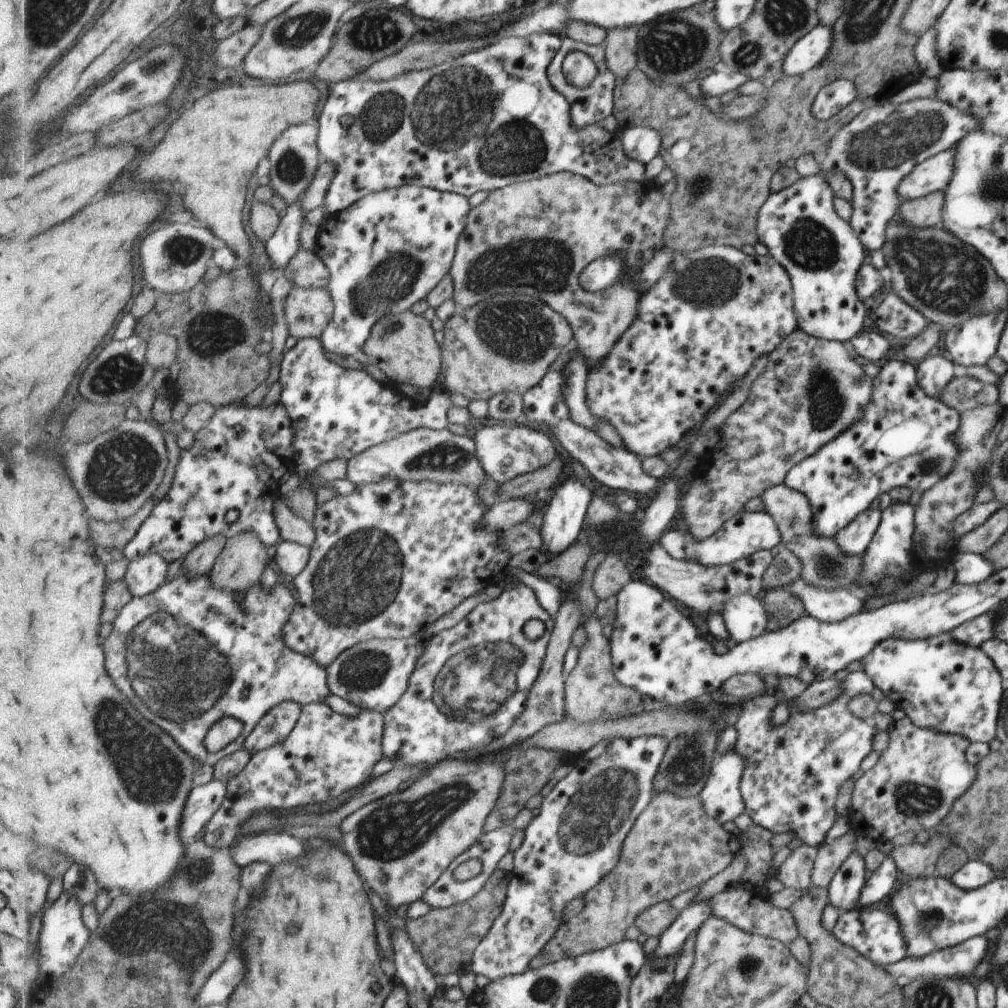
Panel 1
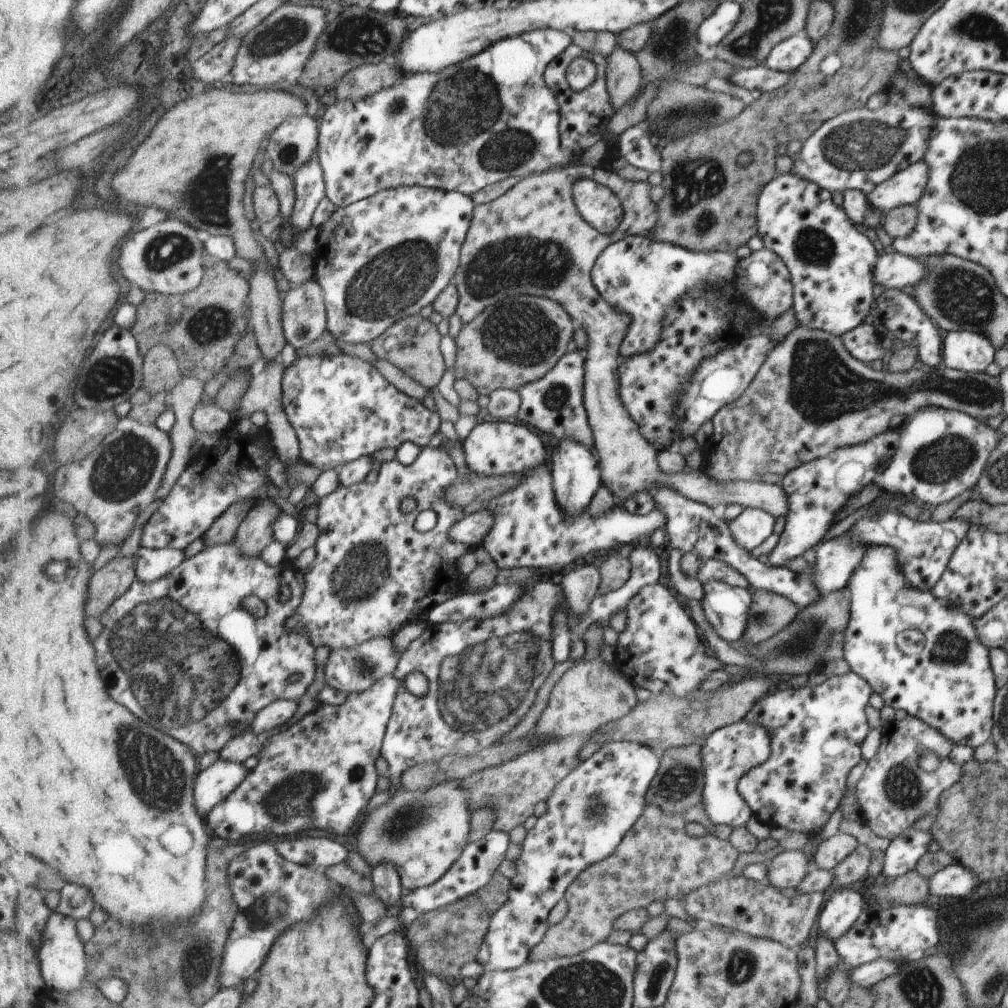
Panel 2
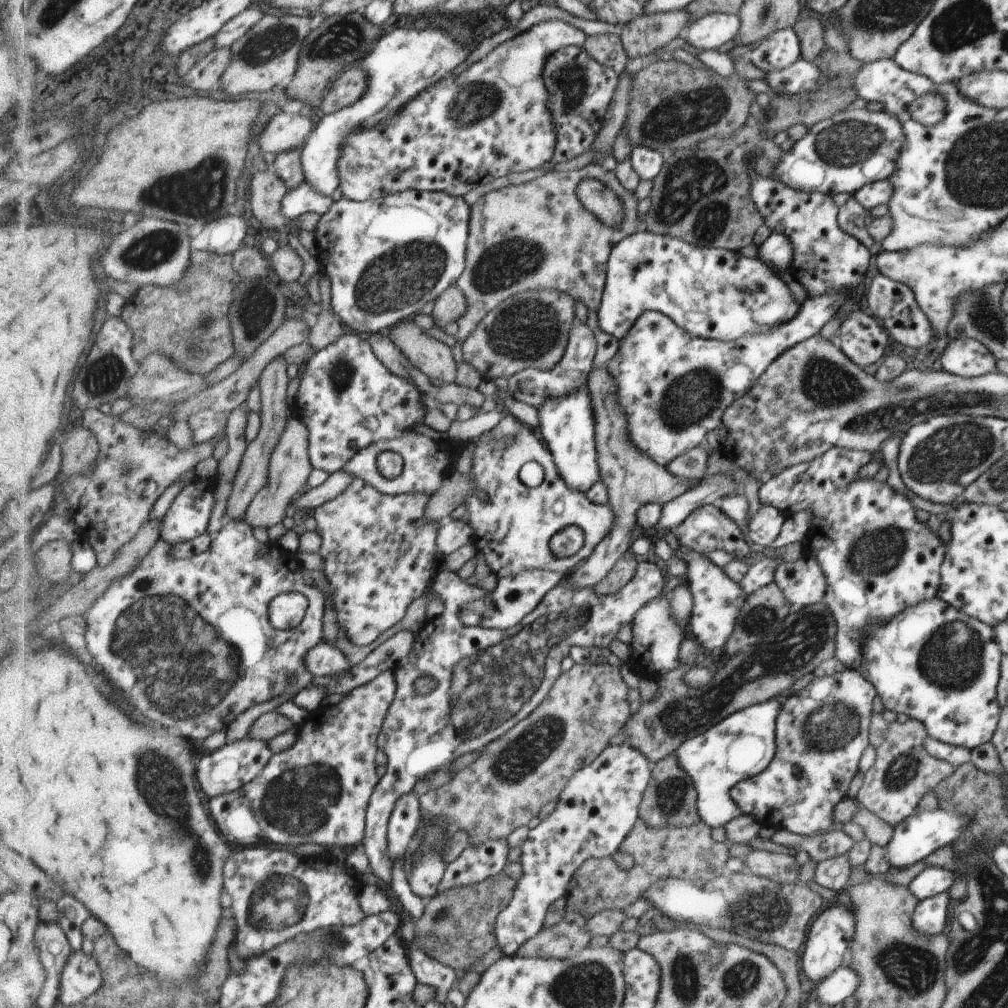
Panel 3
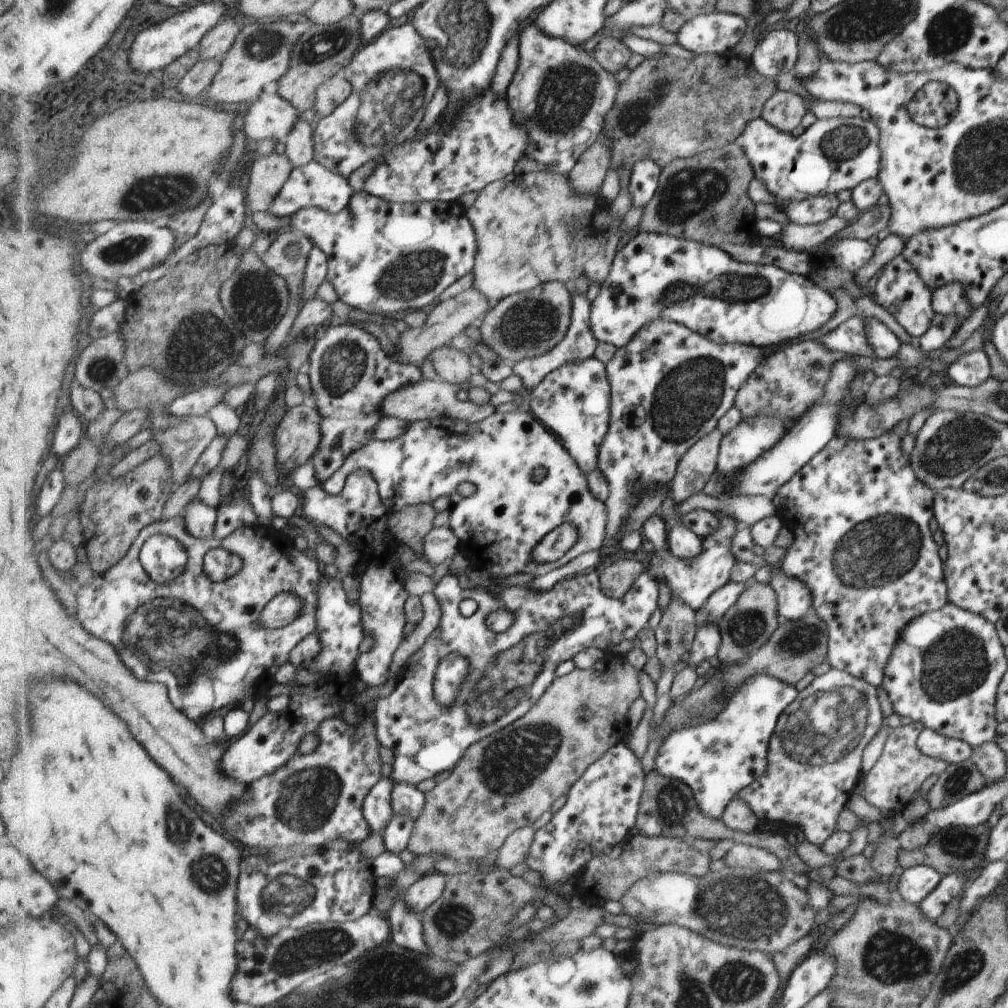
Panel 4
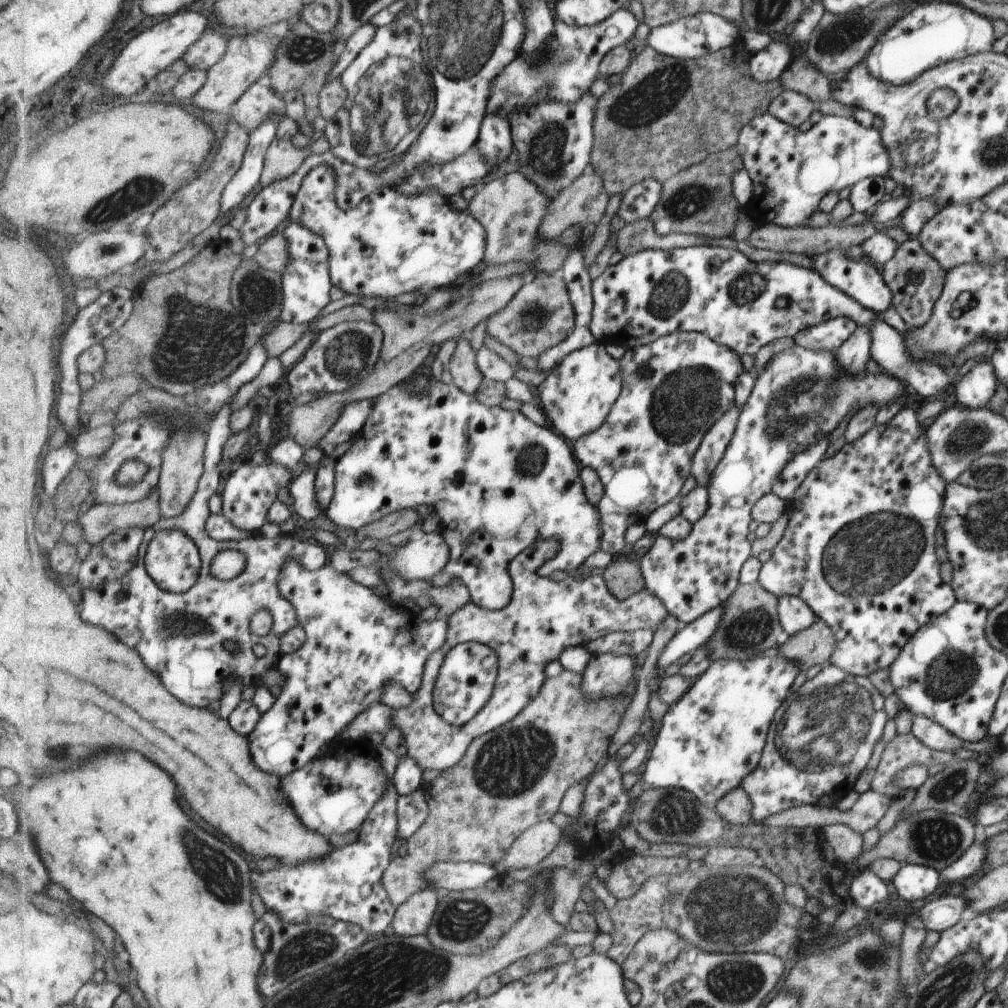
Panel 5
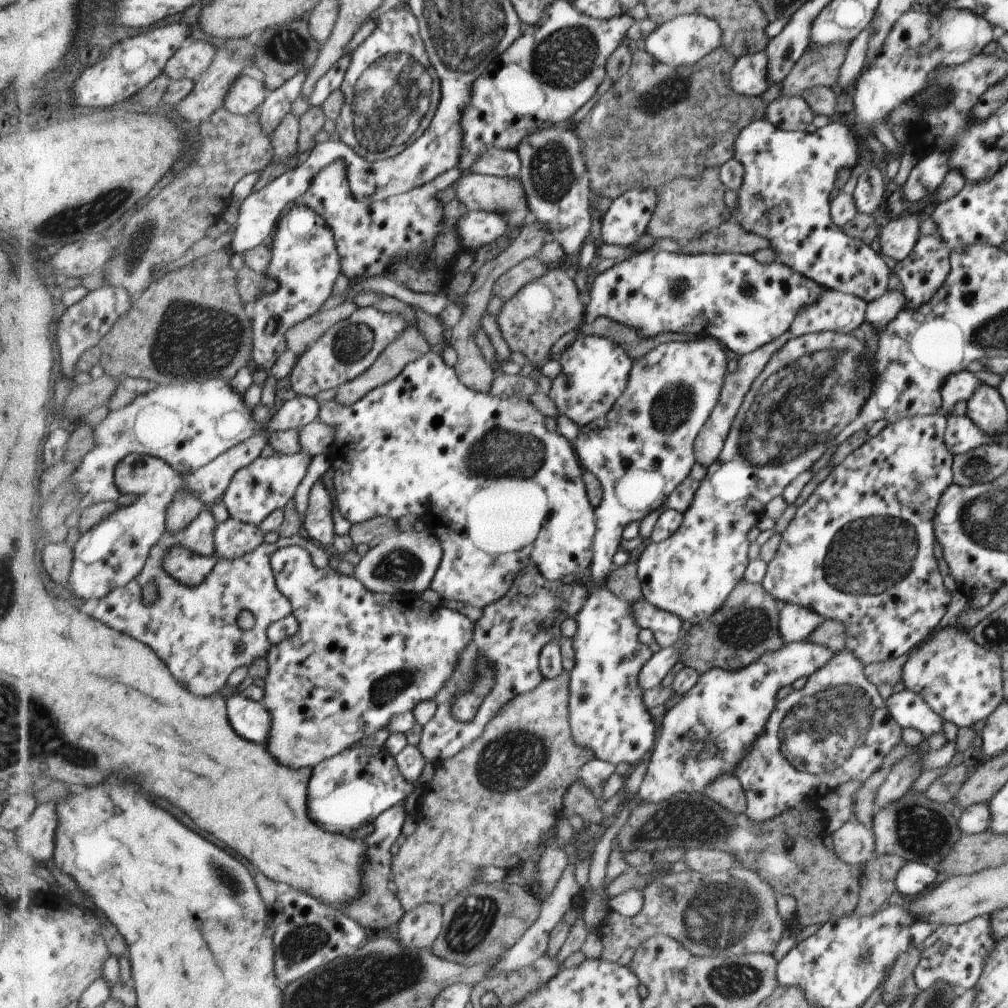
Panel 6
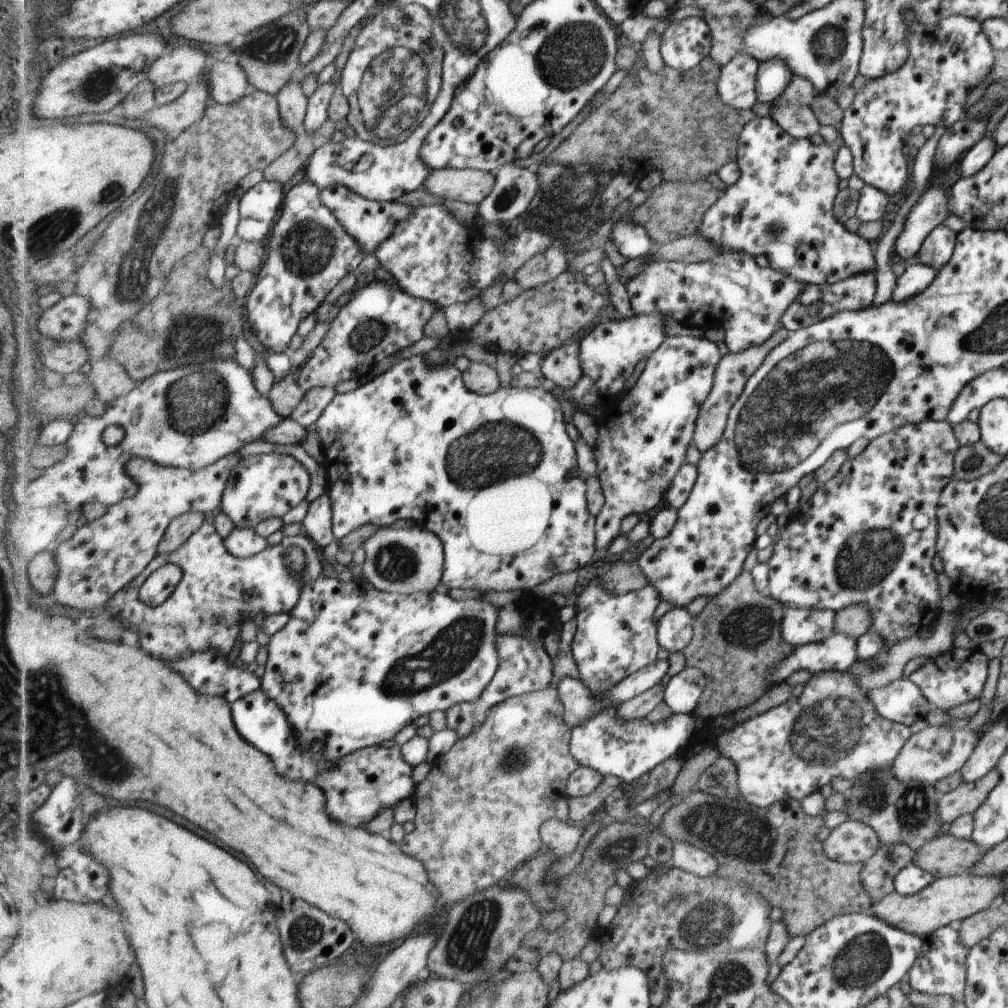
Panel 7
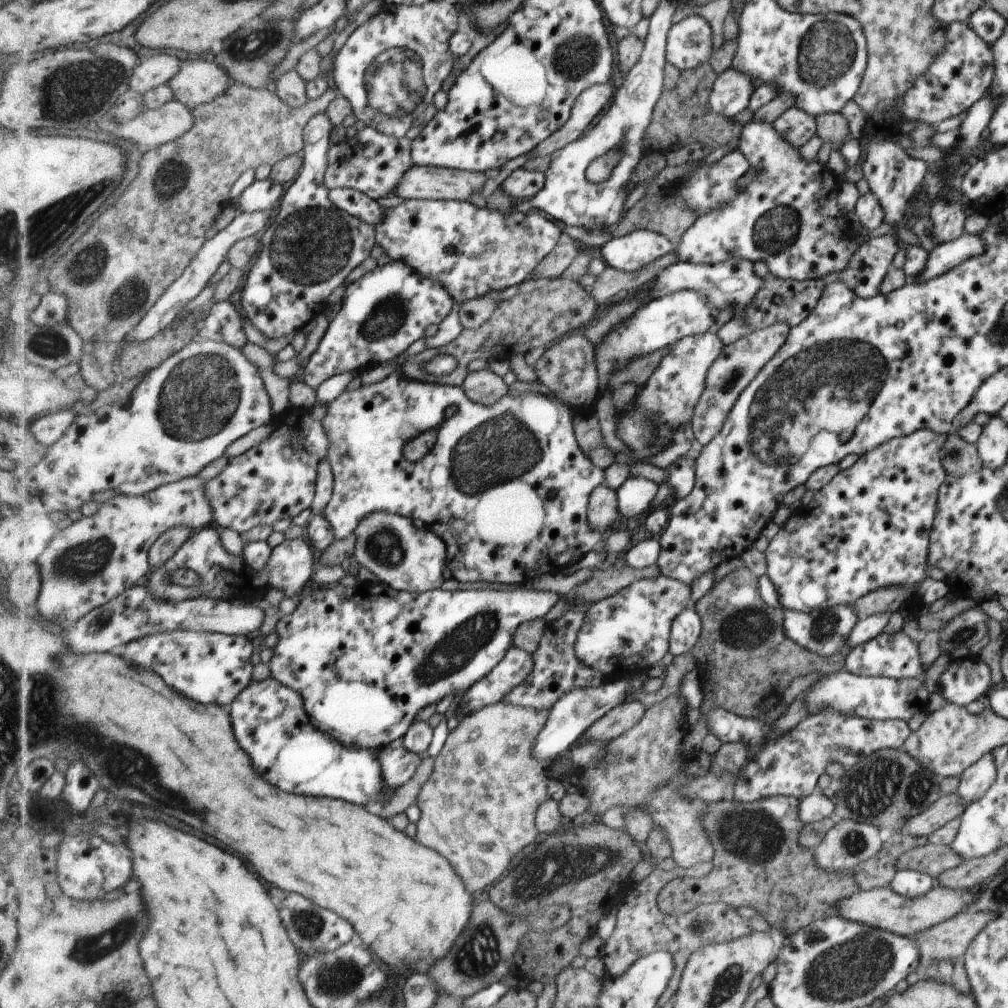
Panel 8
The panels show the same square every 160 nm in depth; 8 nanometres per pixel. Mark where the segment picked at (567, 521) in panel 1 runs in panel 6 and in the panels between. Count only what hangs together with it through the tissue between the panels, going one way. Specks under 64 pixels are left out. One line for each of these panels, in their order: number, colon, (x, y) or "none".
2: (577, 475)
3: (569, 424)
4: (574, 400)
5: (577, 398)
6: (595, 373)

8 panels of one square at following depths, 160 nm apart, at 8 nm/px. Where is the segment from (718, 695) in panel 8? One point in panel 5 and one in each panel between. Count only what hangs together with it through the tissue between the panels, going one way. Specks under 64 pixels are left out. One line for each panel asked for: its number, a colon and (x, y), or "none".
5: (748, 625)
6: (744, 627)
7: (736, 642)

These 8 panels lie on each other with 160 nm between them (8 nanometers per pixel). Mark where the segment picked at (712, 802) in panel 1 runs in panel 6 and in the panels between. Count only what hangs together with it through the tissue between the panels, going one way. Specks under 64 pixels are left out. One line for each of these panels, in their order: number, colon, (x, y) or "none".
2: (728, 753)
3: (741, 745)
4: (716, 759)
5: (707, 743)
6: (705, 733)

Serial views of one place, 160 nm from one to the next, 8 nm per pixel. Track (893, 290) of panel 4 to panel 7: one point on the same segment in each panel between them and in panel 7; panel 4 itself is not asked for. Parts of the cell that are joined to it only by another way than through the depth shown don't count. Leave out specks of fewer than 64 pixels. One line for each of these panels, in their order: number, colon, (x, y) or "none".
5: (915, 279)
6: (923, 270)
7: (937, 247)

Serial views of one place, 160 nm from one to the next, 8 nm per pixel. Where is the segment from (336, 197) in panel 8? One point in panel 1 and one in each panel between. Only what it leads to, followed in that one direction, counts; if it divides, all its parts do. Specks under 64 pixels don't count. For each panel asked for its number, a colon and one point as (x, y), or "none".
1: (390, 249)
2: (381, 259)
3: (386, 258)
4: (384, 257)
5: (390, 244)
6: (371, 236)
7: (371, 222)

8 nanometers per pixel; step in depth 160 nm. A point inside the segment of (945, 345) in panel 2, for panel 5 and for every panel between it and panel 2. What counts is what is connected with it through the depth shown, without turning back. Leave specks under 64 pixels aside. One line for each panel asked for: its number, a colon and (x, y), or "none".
3: (965, 357)
4: (969, 369)
5: (973, 390)

